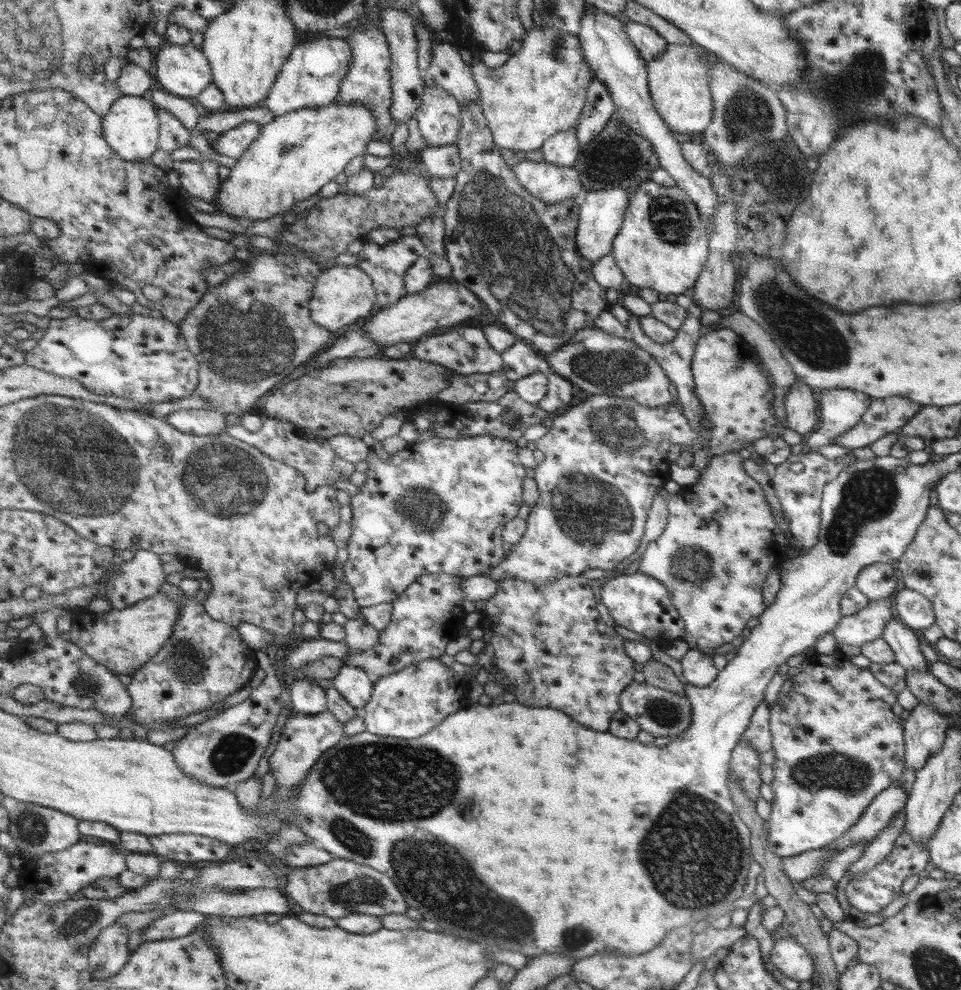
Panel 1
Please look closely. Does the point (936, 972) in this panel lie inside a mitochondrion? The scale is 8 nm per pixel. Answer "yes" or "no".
yes

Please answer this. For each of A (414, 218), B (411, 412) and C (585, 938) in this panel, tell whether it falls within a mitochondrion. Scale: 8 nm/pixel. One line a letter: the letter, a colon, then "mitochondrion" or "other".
A: other
B: other
C: mitochondrion

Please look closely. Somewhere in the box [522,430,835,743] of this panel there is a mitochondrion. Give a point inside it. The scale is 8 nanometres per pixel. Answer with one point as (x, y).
(591, 510)

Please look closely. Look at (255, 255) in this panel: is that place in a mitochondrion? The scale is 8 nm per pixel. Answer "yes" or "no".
no

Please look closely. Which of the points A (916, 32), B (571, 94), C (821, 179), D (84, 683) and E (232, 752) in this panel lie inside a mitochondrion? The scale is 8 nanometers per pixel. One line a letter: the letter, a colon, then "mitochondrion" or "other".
A: other
B: other
C: other
D: mitochondrion
E: mitochondrion

